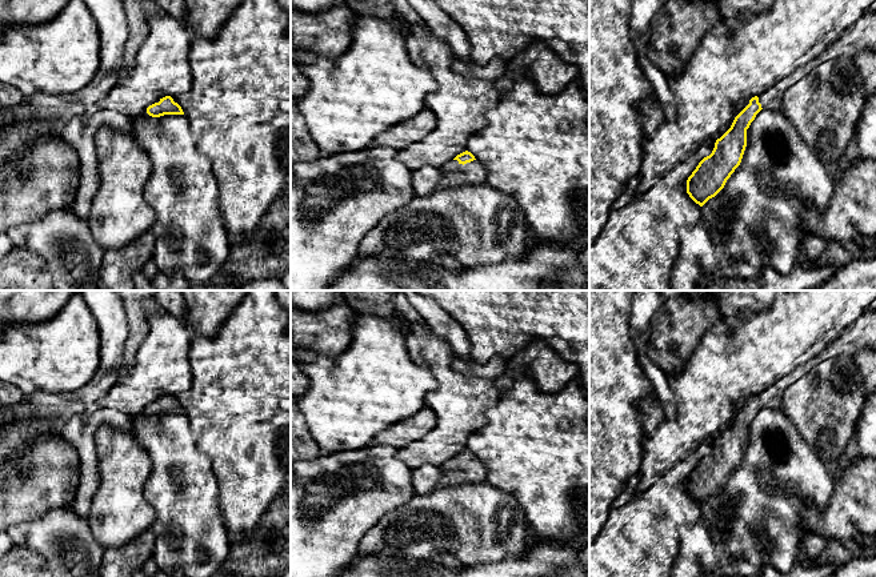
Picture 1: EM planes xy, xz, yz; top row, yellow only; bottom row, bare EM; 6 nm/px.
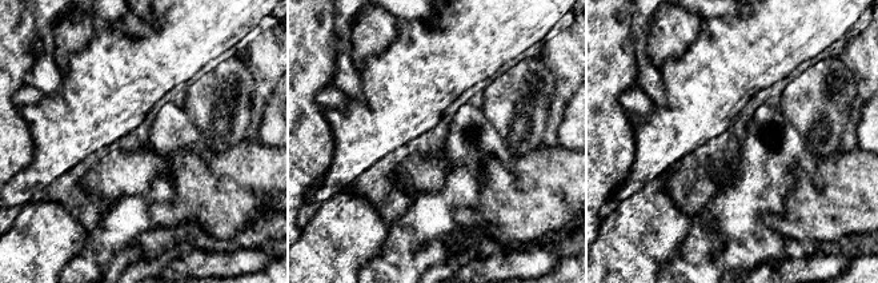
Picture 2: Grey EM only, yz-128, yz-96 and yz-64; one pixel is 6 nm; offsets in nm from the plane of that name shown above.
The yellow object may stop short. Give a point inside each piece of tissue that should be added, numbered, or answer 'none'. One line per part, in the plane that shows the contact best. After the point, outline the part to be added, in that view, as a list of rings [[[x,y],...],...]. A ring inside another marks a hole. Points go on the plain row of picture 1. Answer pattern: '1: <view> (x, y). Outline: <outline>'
1: xz (472, 472). Outline: [[[451,458],[443,465],[443,468],[444,470],[440,478],[440,486],[483,484],[487,478],[485,468],[477,458],[464,464],[457,458]]]

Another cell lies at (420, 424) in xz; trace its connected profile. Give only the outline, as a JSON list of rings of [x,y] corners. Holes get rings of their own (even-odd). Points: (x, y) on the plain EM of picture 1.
[[[425,404],[416,414],[407,420],[401,420],[388,429],[380,432],[376,438],[376,445],[383,446],[405,446],[409,442],[428,434],[436,425],[435,412]]]

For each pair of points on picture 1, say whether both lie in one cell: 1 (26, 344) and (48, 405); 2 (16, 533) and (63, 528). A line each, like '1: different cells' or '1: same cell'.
1: different cells
2: same cell

